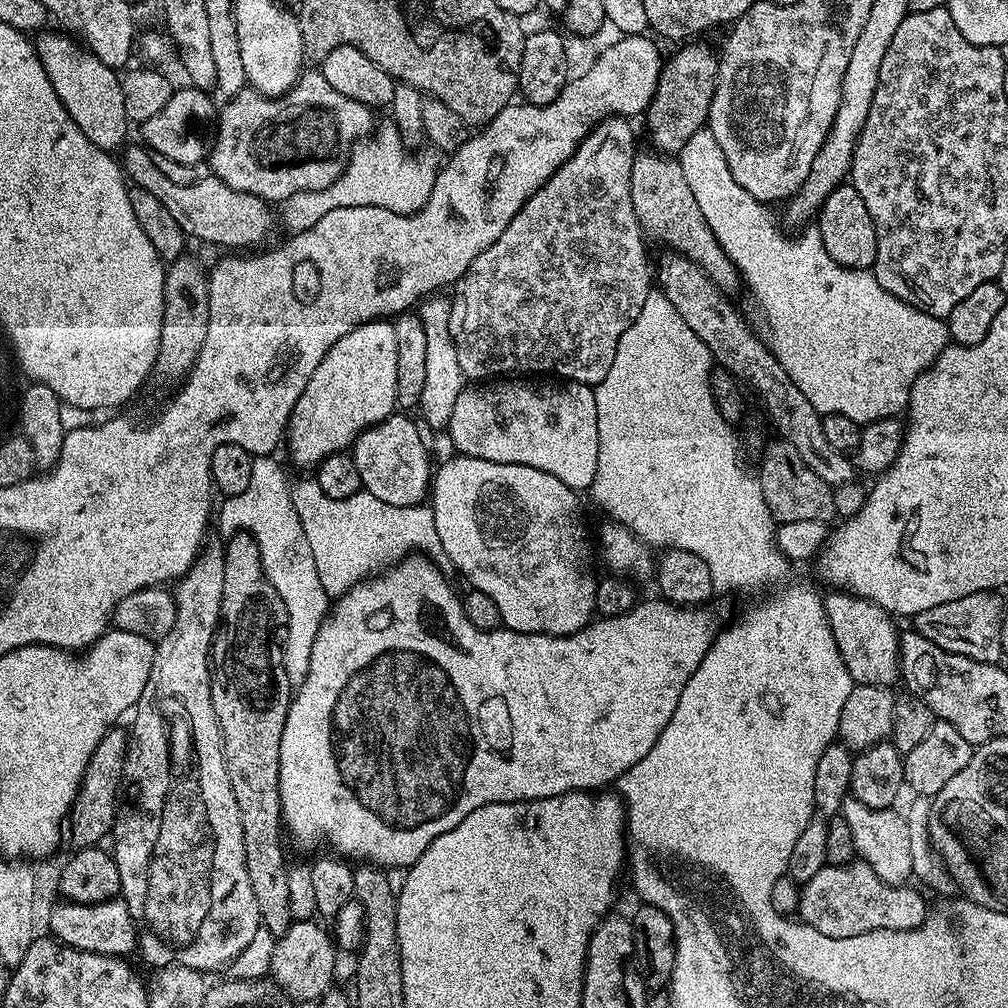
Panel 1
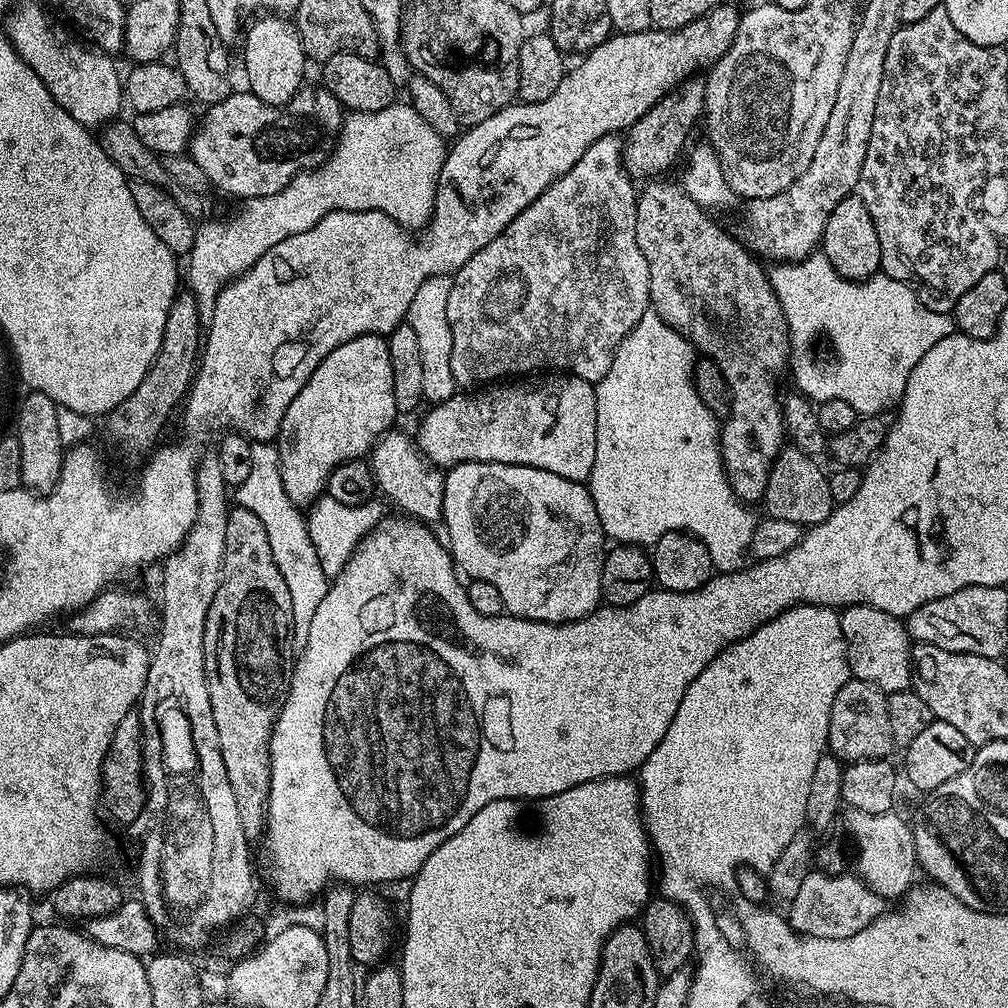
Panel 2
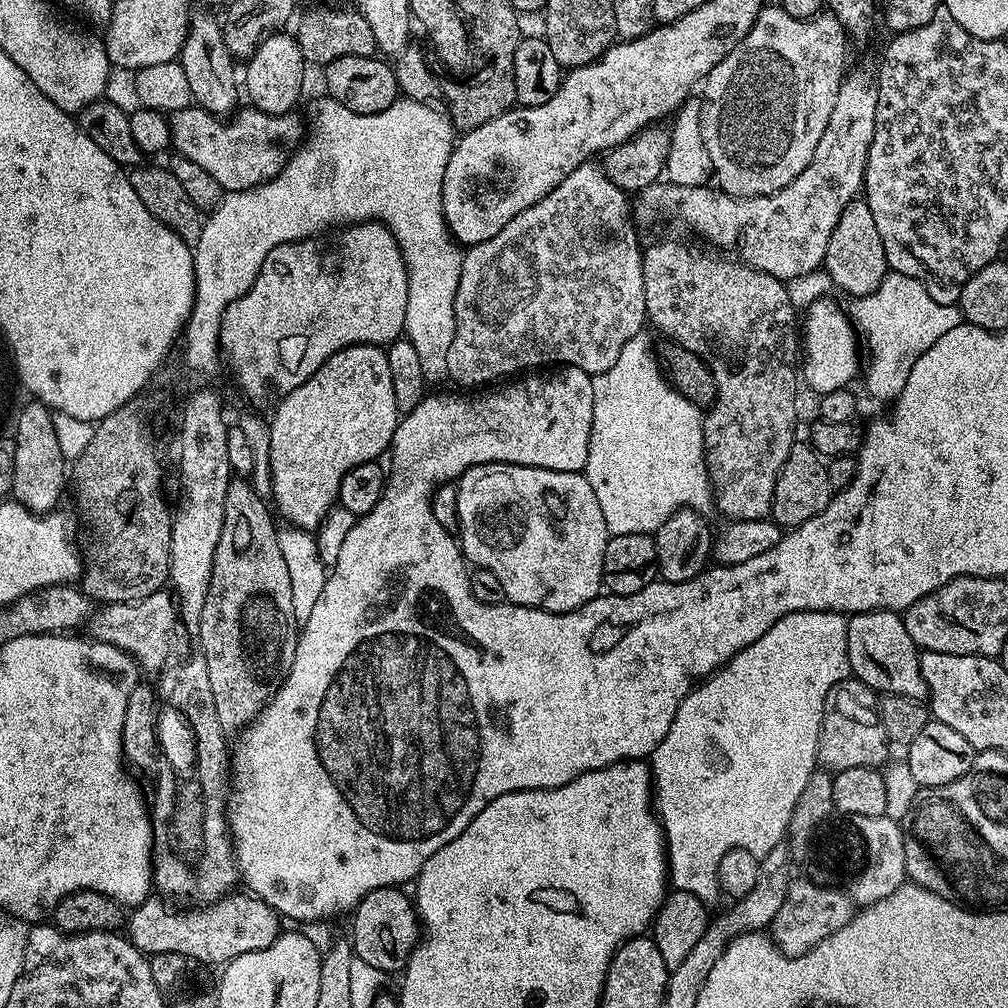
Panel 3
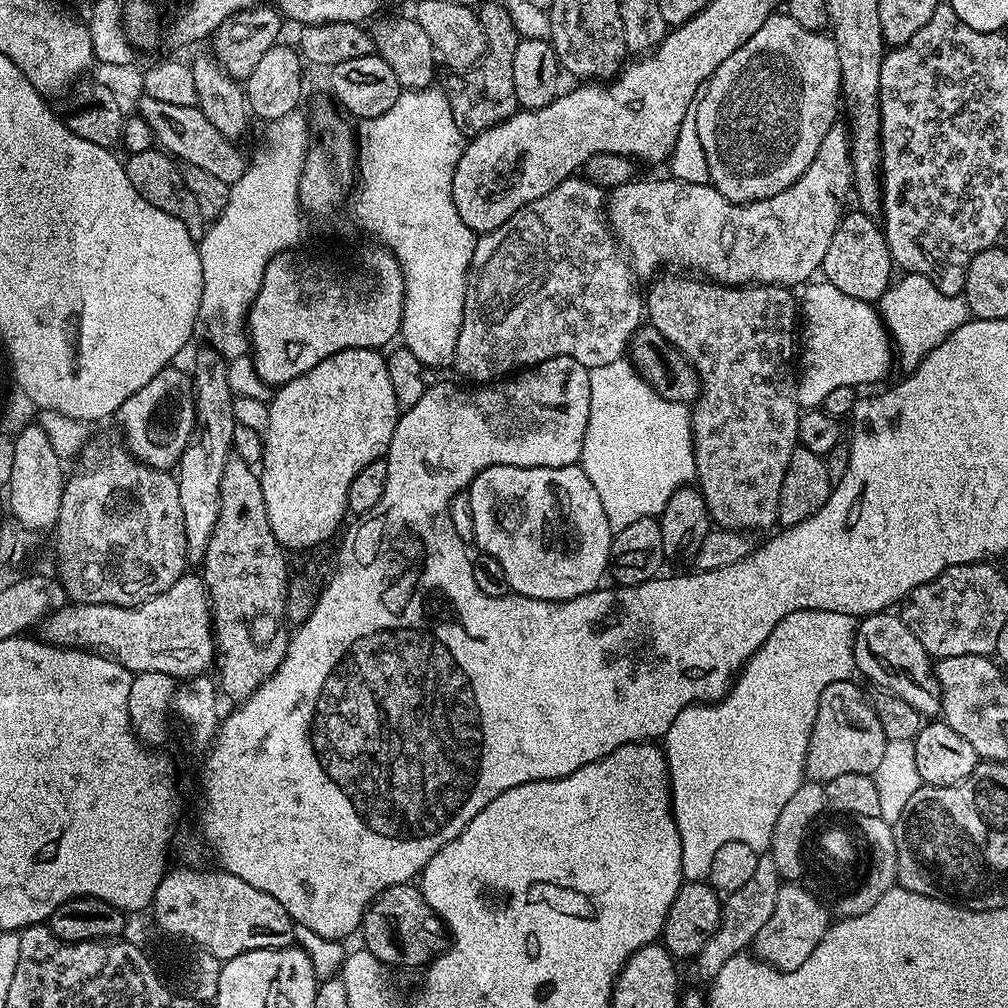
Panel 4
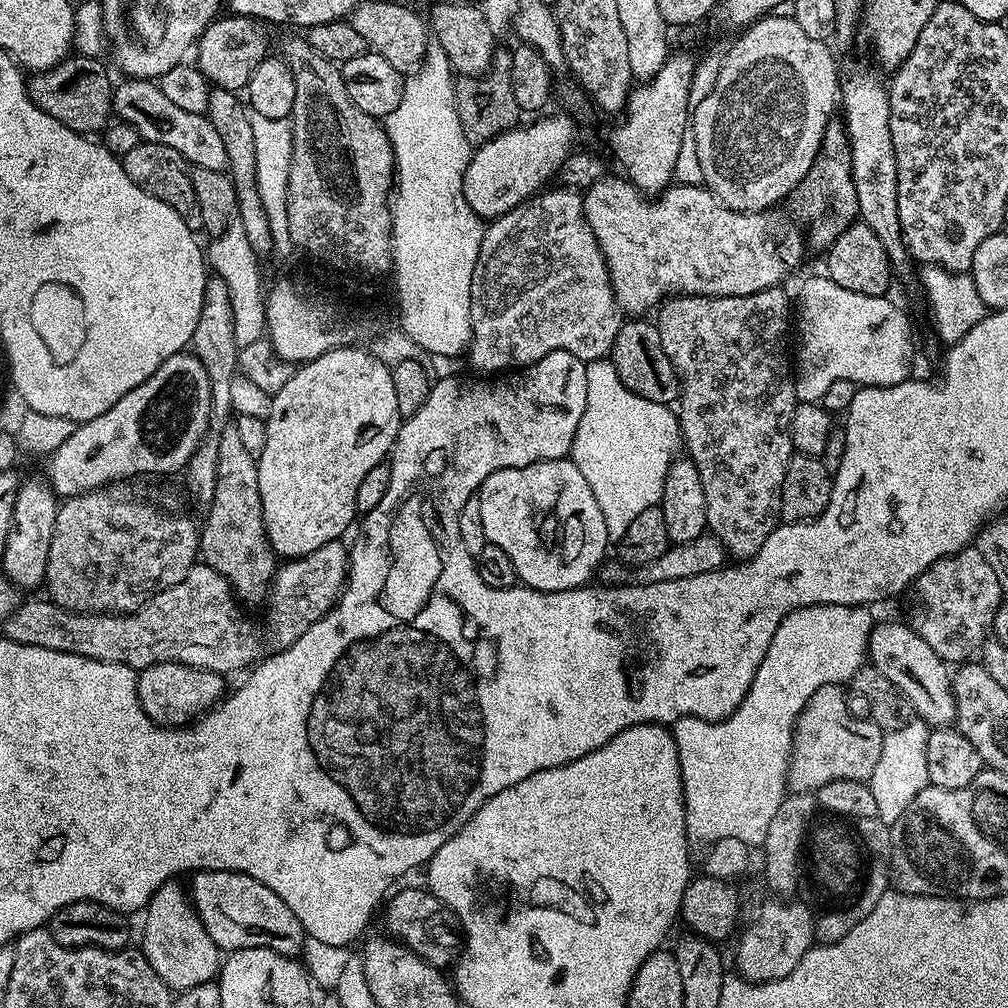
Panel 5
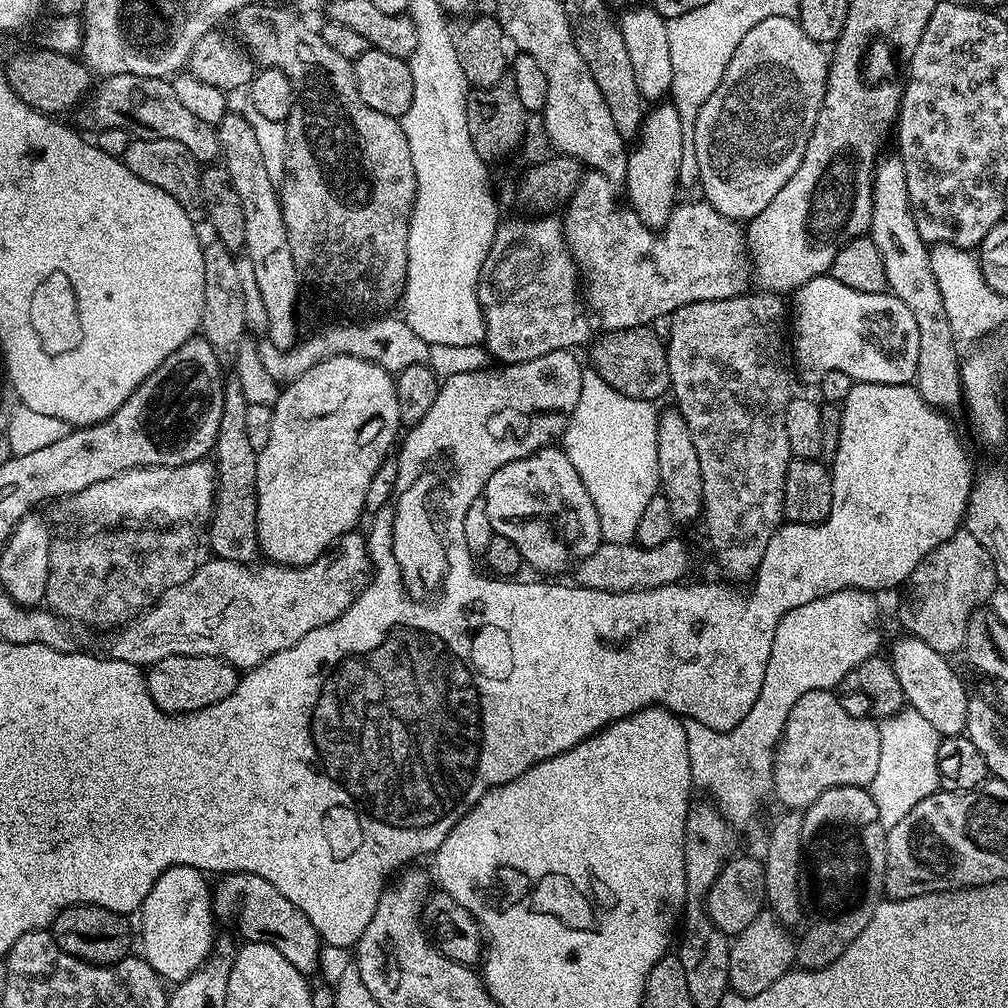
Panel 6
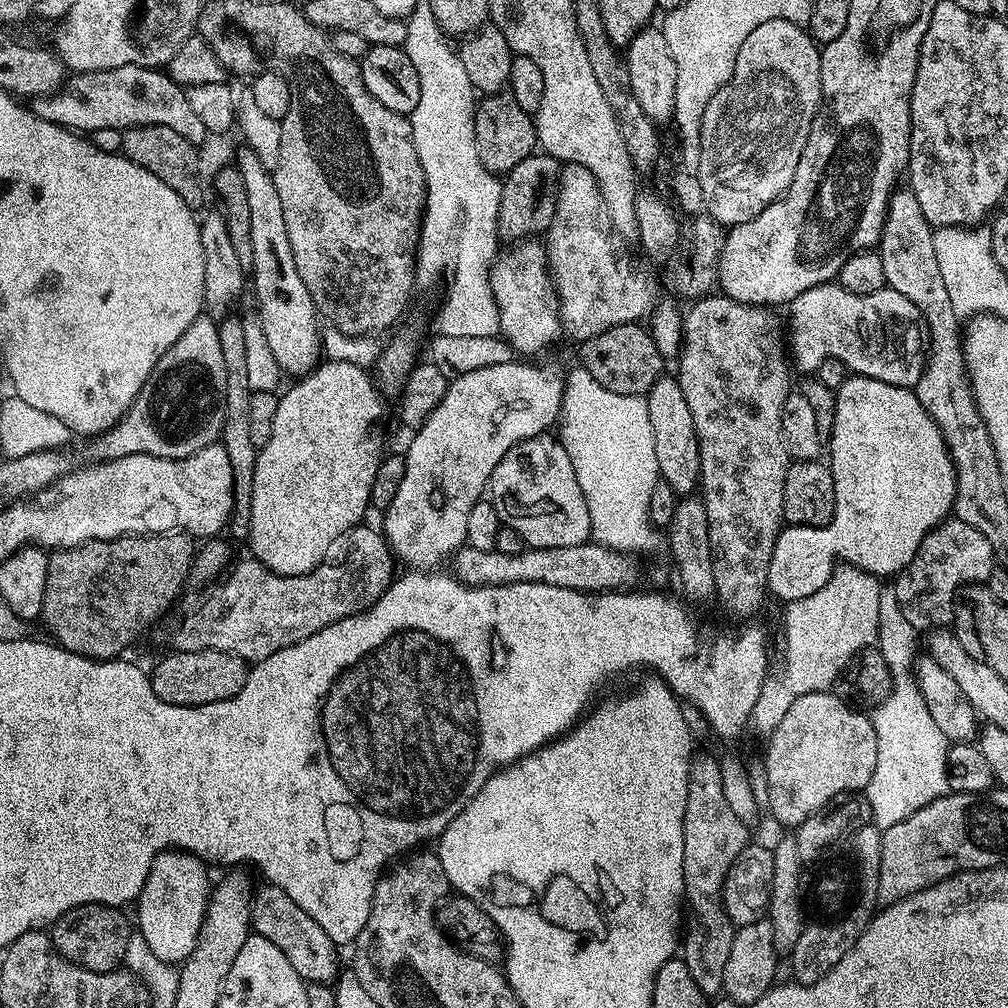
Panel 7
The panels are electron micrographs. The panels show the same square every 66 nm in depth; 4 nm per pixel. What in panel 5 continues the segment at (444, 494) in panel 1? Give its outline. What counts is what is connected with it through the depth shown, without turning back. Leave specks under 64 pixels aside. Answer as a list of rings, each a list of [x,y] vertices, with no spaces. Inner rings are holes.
[[[572,459],[543,460],[521,468],[503,468],[482,482],[478,495],[484,539],[510,557],[510,562],[514,562],[516,579],[523,587],[539,592],[582,588],[605,563],[604,551],[610,547],[606,518],[602,518],[594,490],[590,490],[586,478],[582,478],[582,470],[578,470]]]

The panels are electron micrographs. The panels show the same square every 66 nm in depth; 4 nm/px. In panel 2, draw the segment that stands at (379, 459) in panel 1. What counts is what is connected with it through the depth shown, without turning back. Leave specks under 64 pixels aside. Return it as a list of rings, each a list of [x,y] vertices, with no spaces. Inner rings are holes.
[[[389,430],[376,441],[370,453],[370,463],[372,473],[376,479],[376,487],[379,495],[384,495],[385,501],[393,500],[397,504],[397,509],[406,513],[409,517],[415,518],[429,526],[436,526],[444,519],[444,478],[445,473],[437,465],[433,464],[423,452],[420,451],[419,444],[411,435],[404,432]]]

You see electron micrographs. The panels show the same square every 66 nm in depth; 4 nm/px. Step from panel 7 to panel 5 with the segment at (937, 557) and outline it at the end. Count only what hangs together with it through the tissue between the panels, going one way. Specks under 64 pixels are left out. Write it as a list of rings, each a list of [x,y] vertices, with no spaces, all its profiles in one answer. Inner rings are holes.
[[[975,546],[963,548],[961,552],[931,564],[911,585],[907,596],[908,627],[913,628],[918,638],[946,662],[967,661],[971,657],[968,655],[989,639],[995,614],[1005,599],[994,566],[982,558]]]

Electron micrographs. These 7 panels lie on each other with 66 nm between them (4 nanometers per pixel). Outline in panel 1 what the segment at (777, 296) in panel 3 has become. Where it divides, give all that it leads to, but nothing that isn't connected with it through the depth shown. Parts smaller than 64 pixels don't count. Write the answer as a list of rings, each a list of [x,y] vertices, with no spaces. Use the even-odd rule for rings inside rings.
[[[637,151],[630,170],[630,202],[634,202],[634,214],[640,223],[640,231],[649,241],[657,240],[664,244],[660,246],[667,246],[671,251],[690,257],[721,290],[739,285],[742,277],[724,248],[716,241],[714,230],[710,230],[706,218],[702,218],[702,210],[698,210],[698,201],[690,191],[686,174],[682,174],[679,159],[672,154],[647,151]]]

